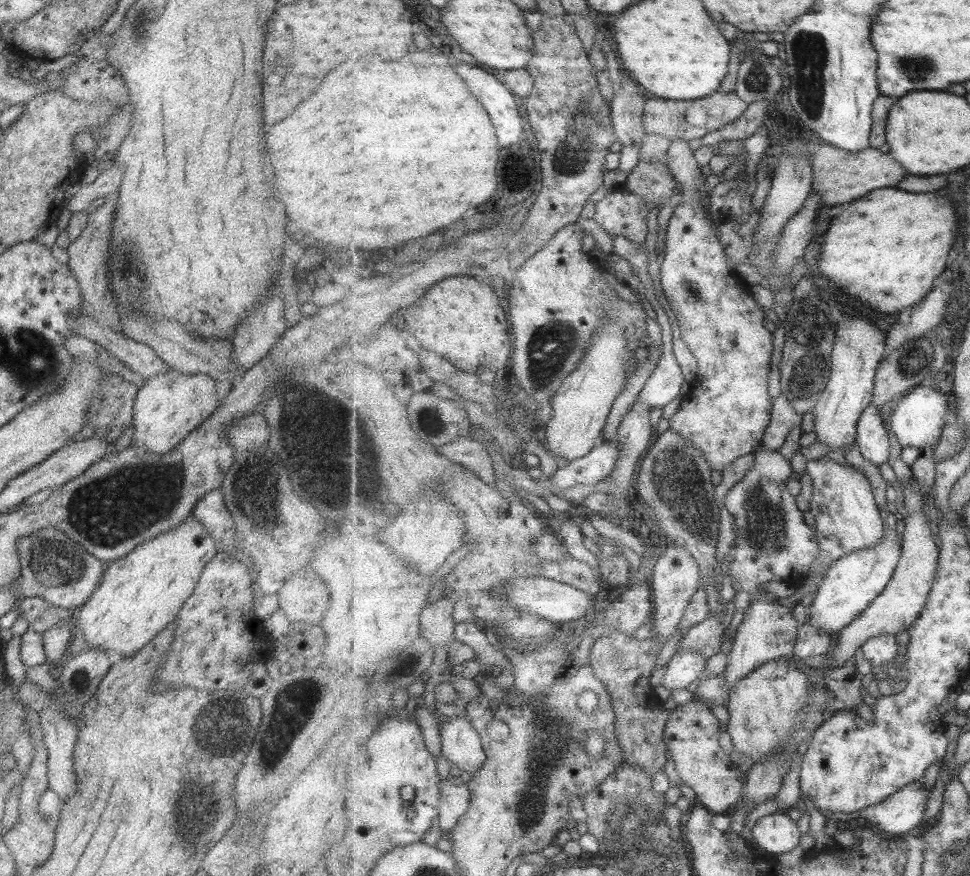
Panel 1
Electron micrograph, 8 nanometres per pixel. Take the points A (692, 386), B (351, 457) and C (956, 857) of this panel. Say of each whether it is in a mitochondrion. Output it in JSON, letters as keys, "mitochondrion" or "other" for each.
{"A":"other","B":"mitochondrion","C":"mitochondrion"}

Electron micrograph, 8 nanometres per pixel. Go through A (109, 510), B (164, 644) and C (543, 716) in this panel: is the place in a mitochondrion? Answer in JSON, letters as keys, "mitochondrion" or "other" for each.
{"A":"mitochondrion","B":"other","C":"mitochondrion"}

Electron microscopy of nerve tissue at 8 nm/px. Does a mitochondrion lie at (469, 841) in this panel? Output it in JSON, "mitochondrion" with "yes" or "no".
{"mitochondrion":"no"}

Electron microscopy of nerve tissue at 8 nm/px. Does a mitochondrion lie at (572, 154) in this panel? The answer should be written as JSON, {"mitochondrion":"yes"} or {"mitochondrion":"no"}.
{"mitochondrion":"yes"}

